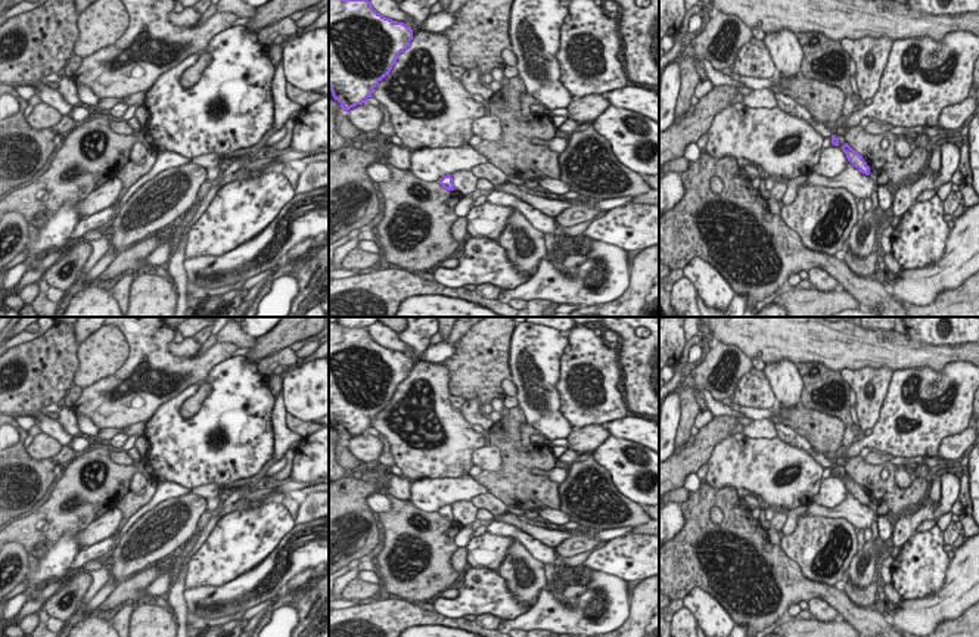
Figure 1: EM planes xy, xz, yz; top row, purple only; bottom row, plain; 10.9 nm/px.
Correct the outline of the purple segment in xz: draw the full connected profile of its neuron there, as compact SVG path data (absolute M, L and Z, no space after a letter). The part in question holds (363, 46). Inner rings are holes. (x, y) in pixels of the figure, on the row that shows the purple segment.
M329 0L329 90L345 112L373 97L373 88L389 75L398 55L410 46L413 38L411 27L382 16L369 0Z

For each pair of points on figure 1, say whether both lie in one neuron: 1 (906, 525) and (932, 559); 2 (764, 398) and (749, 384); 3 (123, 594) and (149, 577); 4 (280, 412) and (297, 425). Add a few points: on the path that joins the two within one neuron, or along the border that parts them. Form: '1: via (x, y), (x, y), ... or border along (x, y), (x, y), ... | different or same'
1: border along (911, 534), (904, 544) | different
2: via (761, 395), (752, 387) | same
3: via (129, 589), (134, 589), (143, 580) | same
4: border along (288, 412), (288, 425), (304, 437) | different

